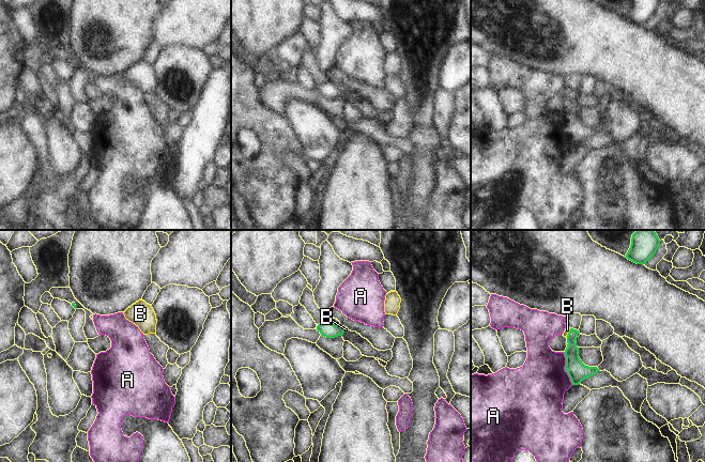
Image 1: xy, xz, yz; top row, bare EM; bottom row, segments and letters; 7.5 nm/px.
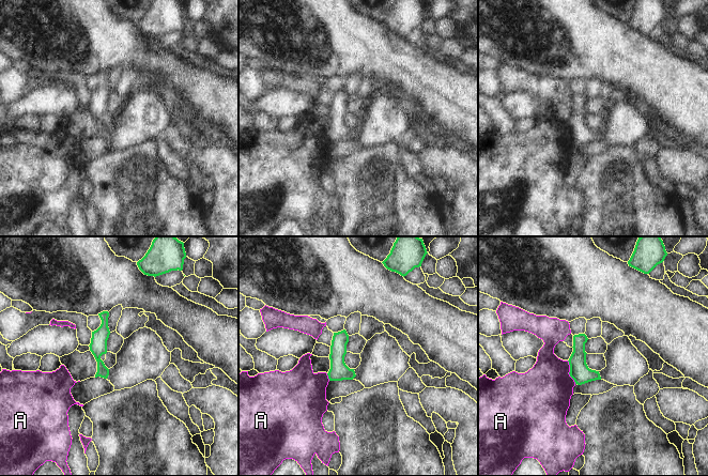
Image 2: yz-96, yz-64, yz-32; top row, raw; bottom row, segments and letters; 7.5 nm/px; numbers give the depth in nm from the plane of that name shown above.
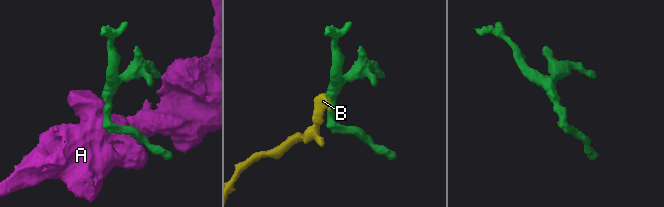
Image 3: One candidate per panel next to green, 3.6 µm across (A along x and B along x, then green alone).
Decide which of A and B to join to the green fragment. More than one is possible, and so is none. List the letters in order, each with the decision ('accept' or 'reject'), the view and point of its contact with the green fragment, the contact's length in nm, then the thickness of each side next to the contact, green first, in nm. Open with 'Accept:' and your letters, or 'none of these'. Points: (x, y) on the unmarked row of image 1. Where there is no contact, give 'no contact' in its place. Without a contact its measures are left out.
Accept: B
A: reject | yz (565, 128) | 260 nm | 150/400 nm
B: accept | yz (568, 93) | 80 nm | 130/40 nm

